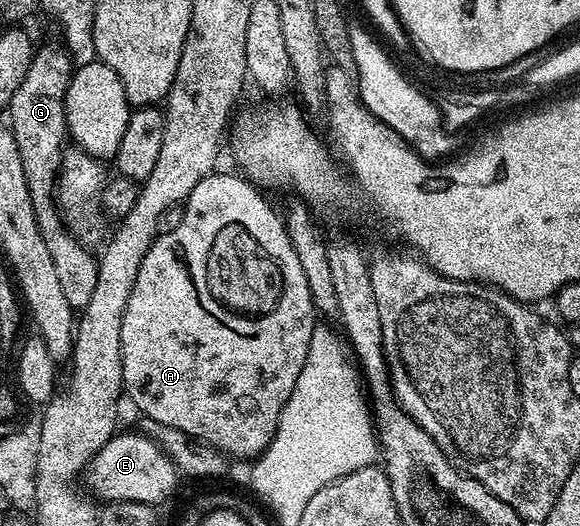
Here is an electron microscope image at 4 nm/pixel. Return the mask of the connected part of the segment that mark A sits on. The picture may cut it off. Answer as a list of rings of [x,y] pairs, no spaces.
[[[219,173],[208,174],[197,184],[197,188],[193,188],[182,207],[181,224],[160,233],[141,264],[141,272],[137,272],[137,284],[133,284],[133,296],[129,296],[129,304],[125,304],[125,316],[121,320],[123,389],[126,397],[131,397],[132,404],[140,410],[138,413],[142,417],[157,420],[169,428],[177,428],[232,459],[254,460],[275,438],[281,412],[289,396],[293,396],[293,384],[297,384],[301,368],[305,368],[305,356],[309,356],[309,340],[313,340],[317,325],[317,311],[311,299],[309,284],[305,281],[301,260],[297,260],[297,252],[293,252],[293,244],[287,235],[280,211],[275,211],[259,195],[262,194],[260,187],[248,182],[246,177],[238,173]]]

